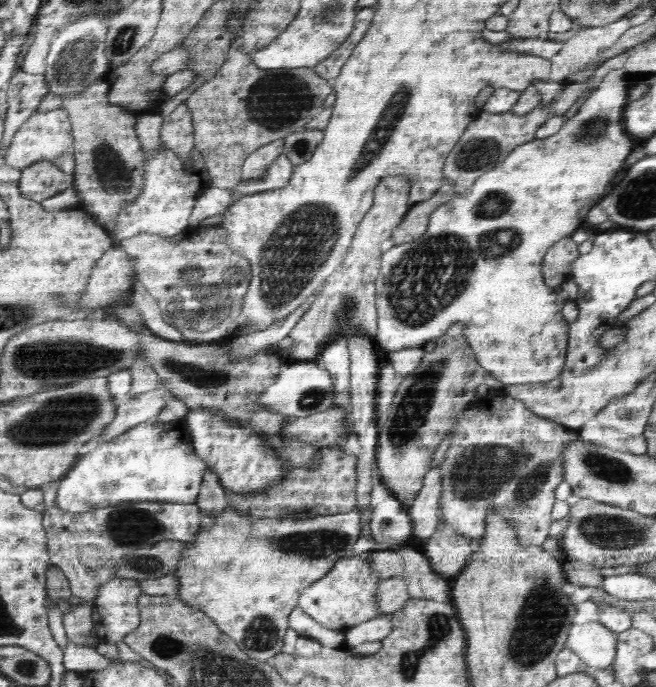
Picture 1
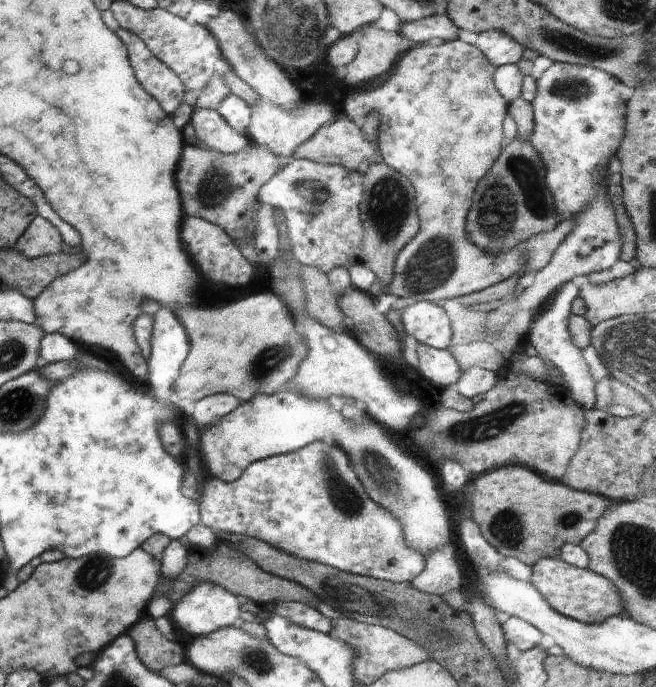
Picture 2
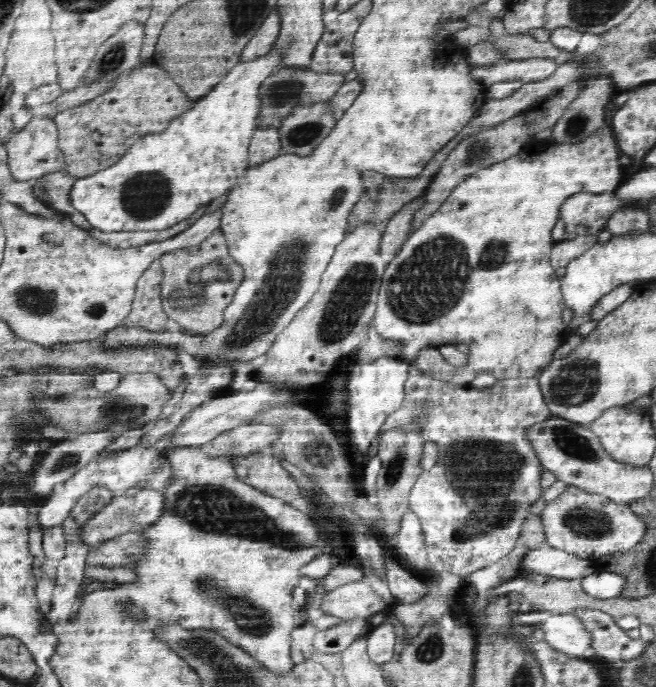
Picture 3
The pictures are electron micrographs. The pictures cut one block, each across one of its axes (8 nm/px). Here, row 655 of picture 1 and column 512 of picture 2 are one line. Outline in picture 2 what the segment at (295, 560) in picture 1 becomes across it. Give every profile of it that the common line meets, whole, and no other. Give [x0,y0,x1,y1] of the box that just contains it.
[344,39,576,303]

